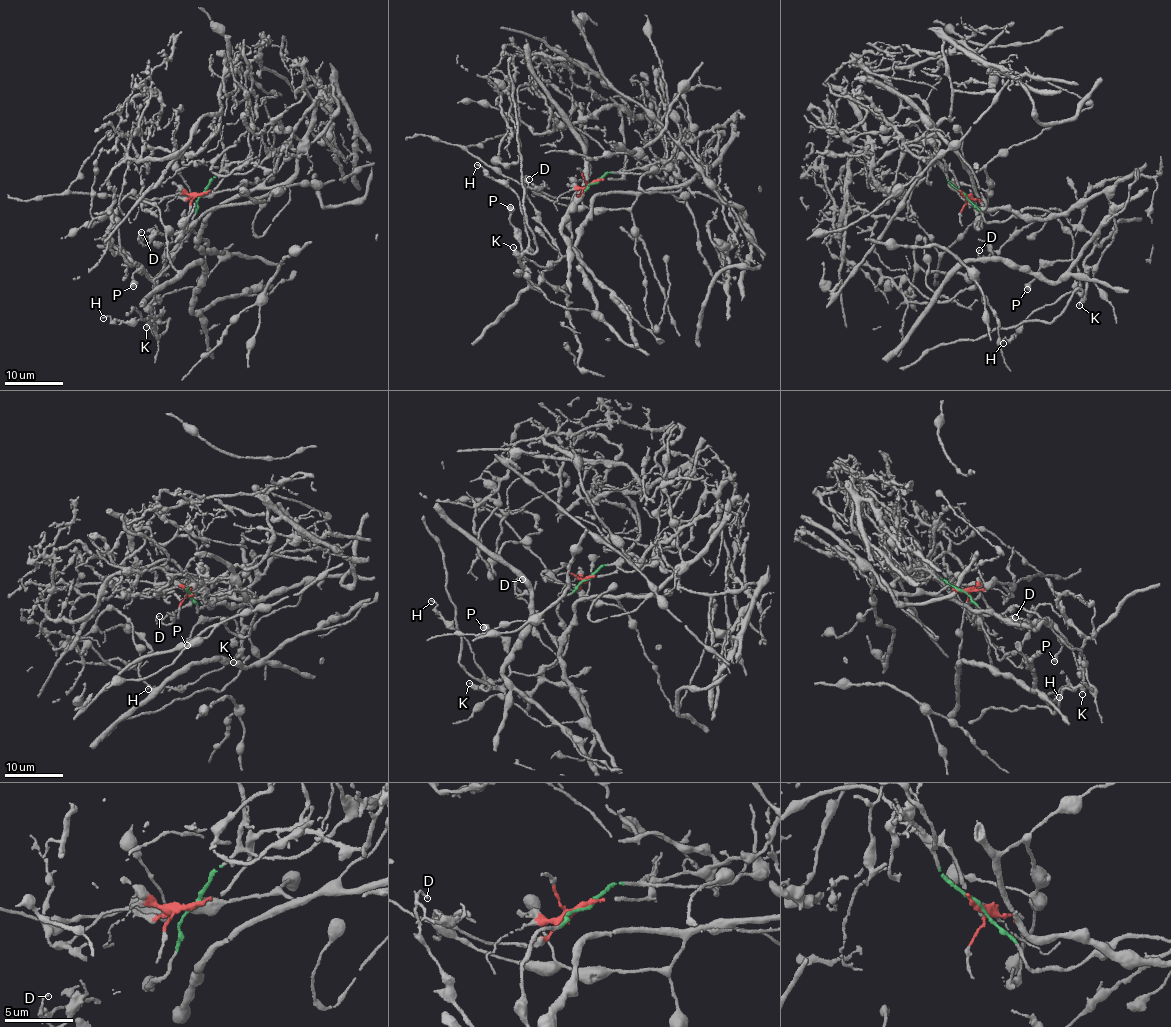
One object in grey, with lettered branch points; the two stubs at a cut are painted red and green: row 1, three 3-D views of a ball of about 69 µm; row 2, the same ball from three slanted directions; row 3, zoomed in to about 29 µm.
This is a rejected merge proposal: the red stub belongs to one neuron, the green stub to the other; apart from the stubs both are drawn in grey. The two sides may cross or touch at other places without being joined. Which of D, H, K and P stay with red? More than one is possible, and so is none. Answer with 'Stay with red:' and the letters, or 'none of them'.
Stay with red: none of them

